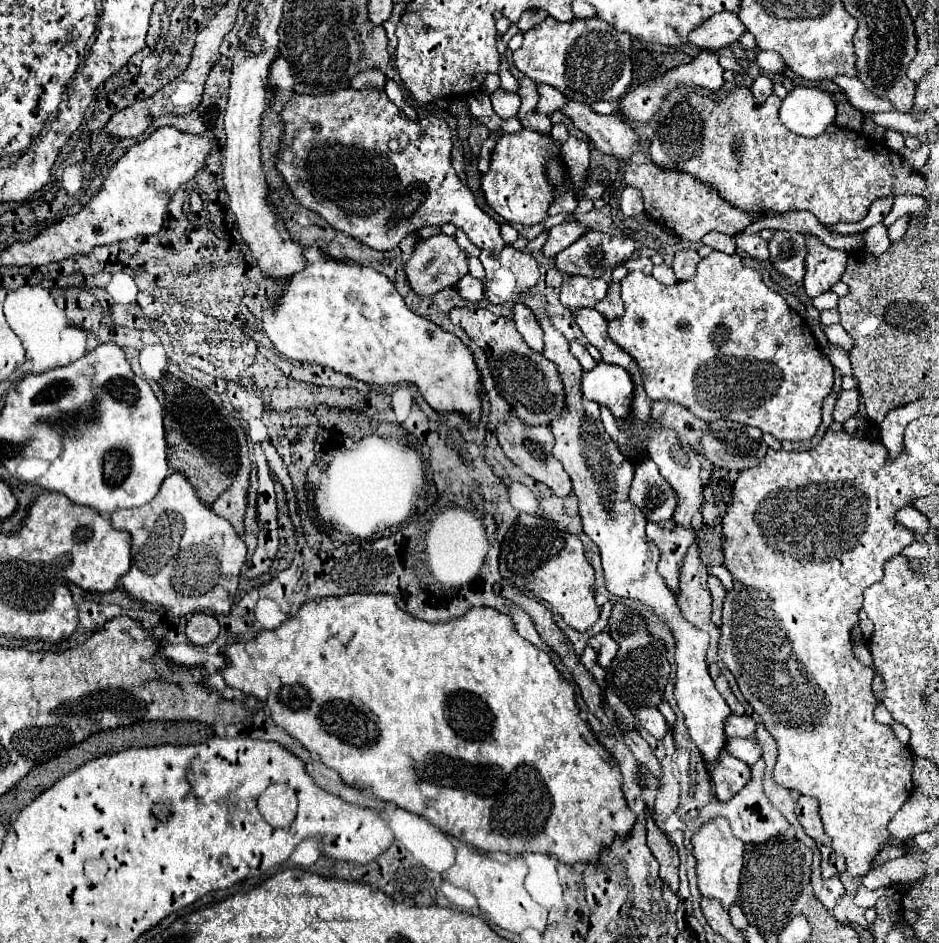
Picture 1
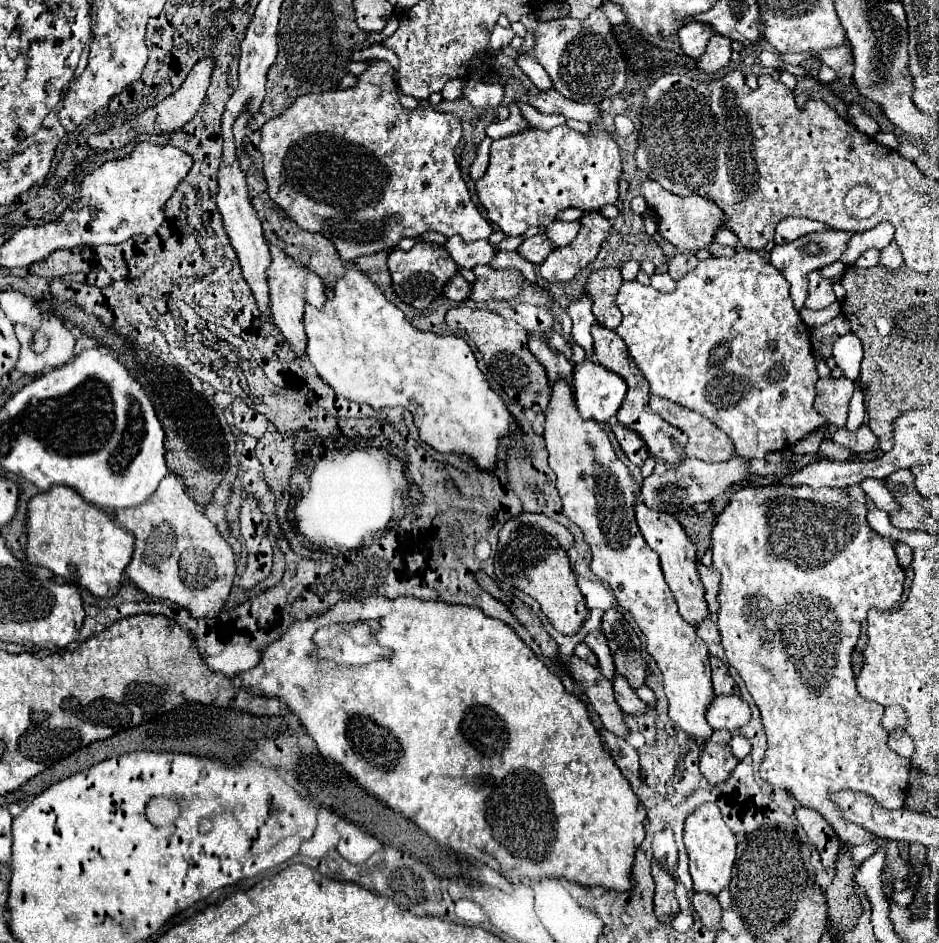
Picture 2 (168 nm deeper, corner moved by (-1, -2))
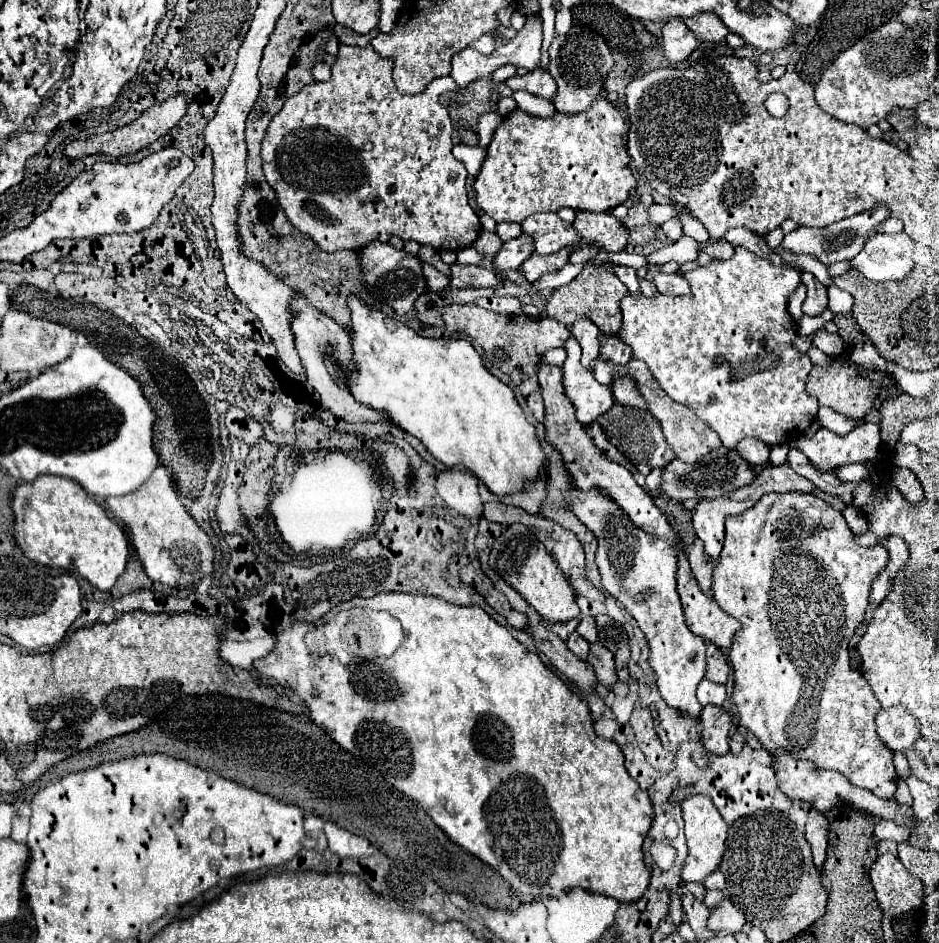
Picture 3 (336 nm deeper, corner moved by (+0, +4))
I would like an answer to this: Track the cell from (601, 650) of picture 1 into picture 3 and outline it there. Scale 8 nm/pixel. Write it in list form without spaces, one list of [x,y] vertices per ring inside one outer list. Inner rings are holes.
[[[583,617],[579,627],[577,627],[577,633],[581,637],[585,637],[589,643],[595,643],[597,641],[597,629],[595,629],[595,619],[593,617]]]

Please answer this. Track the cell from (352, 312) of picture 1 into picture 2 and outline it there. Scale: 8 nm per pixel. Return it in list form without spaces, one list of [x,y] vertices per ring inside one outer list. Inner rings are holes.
[[[350,269],[336,281],[336,285],[326,293],[324,309],[316,311],[312,305],[306,305],[304,327],[306,357],[314,365],[316,373],[338,395],[356,403],[368,403],[374,409],[402,405],[414,415],[414,423],[424,443],[432,445],[440,453],[452,451],[458,455],[470,455],[478,467],[492,469],[496,463],[498,439],[512,433],[510,425],[514,419],[500,395],[490,389],[466,339],[416,329],[406,315],[384,297],[382,289],[360,269]]]

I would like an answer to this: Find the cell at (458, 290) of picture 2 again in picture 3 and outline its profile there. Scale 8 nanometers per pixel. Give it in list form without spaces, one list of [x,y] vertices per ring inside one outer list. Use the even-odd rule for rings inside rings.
[[[421,261],[421,267],[423,267],[423,275],[425,275],[425,279],[427,279],[427,289],[429,289],[429,291],[439,293],[439,291],[443,291],[443,289],[449,285],[447,275],[439,273],[433,265],[429,265],[429,263],[423,263],[423,261]]]

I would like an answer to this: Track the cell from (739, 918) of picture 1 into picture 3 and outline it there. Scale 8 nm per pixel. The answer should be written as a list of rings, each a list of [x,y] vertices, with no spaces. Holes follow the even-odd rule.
[[[715,869],[711,875],[707,875],[707,881],[703,881],[703,885],[707,889],[719,889],[719,891],[723,891],[725,889],[725,877],[723,877],[723,873],[719,869]]]

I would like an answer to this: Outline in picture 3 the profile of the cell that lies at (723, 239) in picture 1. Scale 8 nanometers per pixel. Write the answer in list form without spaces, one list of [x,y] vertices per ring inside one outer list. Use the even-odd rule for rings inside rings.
[[[721,239],[721,241],[717,241],[717,243],[707,243],[707,245],[703,245],[703,251],[705,251],[709,257],[715,257],[715,259],[729,259],[729,257],[735,253],[735,249],[733,249],[725,239]]]

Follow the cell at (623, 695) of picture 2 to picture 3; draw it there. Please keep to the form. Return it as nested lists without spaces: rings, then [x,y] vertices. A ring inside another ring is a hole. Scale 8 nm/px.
[[[593,643],[593,645],[591,645],[591,651],[589,651],[589,655],[587,655],[585,661],[593,667],[593,671],[595,671],[595,675],[597,675],[597,681],[599,681],[603,687],[611,689],[611,685],[617,681],[615,663],[613,663],[611,651],[607,651],[601,643]]]

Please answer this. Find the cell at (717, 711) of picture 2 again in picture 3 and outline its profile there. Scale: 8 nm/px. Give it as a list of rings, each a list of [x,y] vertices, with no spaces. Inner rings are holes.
[[[703,679],[697,687],[697,699],[701,705],[713,703],[713,705],[723,705],[725,703],[725,685],[719,683],[711,683],[707,679]]]

